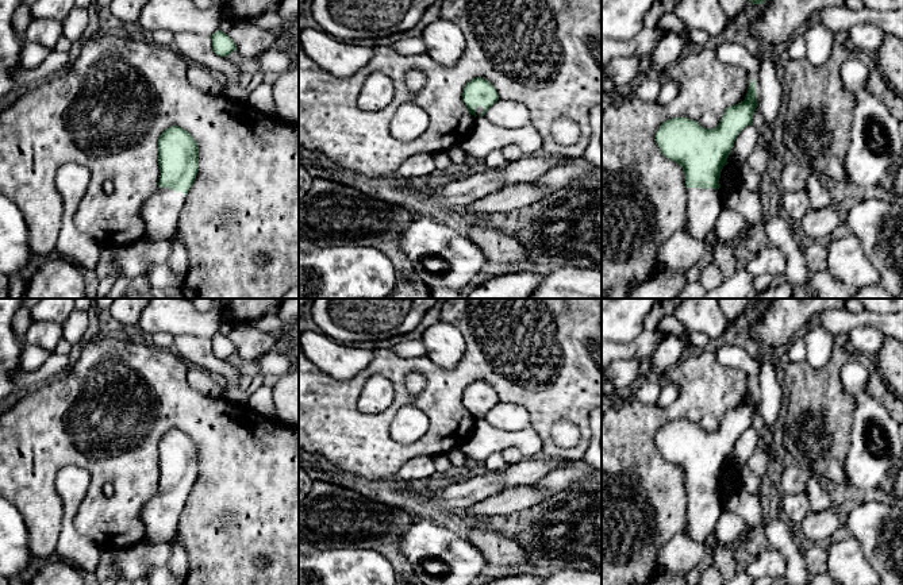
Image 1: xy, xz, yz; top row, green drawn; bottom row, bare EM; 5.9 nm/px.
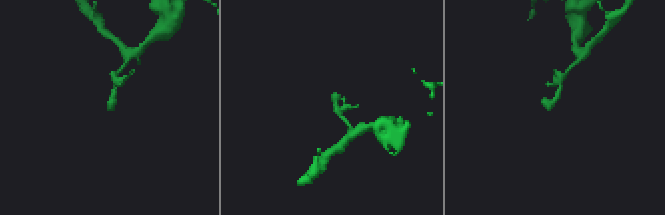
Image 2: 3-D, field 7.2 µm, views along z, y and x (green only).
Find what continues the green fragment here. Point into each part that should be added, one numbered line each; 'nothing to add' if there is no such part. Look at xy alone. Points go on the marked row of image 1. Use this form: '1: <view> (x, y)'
1: xy (160, 214)

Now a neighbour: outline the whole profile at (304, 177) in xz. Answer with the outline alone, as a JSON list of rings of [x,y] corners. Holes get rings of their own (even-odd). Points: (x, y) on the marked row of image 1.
[[[299,161],[299,203],[312,185],[312,177]]]

